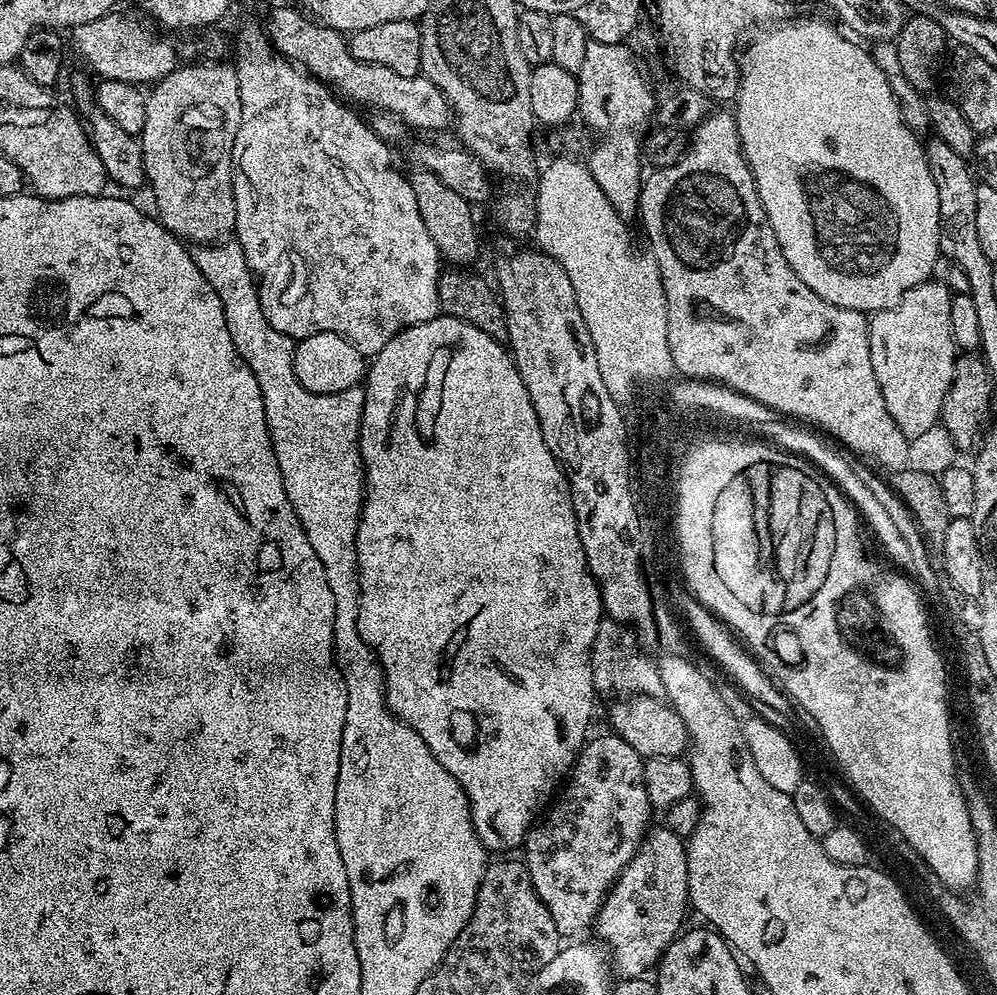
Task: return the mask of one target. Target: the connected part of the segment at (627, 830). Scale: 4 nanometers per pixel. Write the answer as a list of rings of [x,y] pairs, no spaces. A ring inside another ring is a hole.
[[[618,735],[594,736],[580,749],[576,763],[566,777],[568,789],[565,790],[564,797],[543,813],[544,821],[542,816],[539,822],[533,823],[522,845],[522,859],[528,867],[530,882],[534,882],[538,898],[546,902],[550,918],[554,918],[554,926],[558,926],[560,935],[564,938],[572,938],[568,936],[582,931],[587,924],[589,927],[595,921],[612,883],[620,877],[644,841],[650,827],[648,819],[654,815],[652,802],[646,794],[642,757]]]

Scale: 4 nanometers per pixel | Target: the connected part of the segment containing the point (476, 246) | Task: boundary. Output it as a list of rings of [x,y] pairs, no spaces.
[[[417,167],[416,173],[408,176],[408,184],[414,190],[414,202],[418,202],[418,214],[422,214],[422,222],[426,226],[426,234],[430,234],[430,238],[434,242],[436,251],[449,265],[452,266],[472,266],[472,263],[480,256],[480,236],[476,233],[476,220],[472,217],[473,205],[466,198],[462,198],[462,194],[458,194],[455,190],[450,190],[450,186],[446,186],[446,182],[442,182],[442,178],[438,178],[436,174],[425,168]]]

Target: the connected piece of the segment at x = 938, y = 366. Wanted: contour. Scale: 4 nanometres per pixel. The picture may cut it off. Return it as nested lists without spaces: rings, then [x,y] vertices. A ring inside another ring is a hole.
[[[929,278],[906,290],[906,294],[902,294],[894,307],[875,313],[868,326],[870,362],[874,362],[874,378],[878,378],[878,386],[886,402],[886,410],[890,410],[890,418],[894,418],[898,430],[902,430],[902,434],[909,438],[930,430],[930,426],[938,423],[944,399],[952,385],[958,359],[958,349],[950,330],[952,298],[953,293],[944,282]]]

